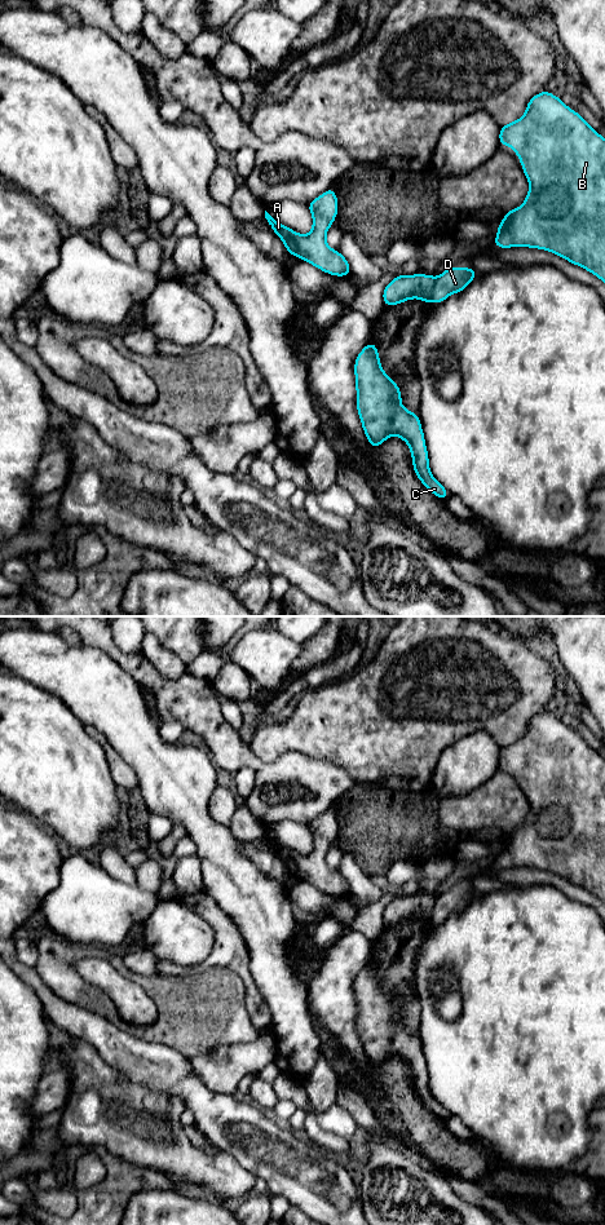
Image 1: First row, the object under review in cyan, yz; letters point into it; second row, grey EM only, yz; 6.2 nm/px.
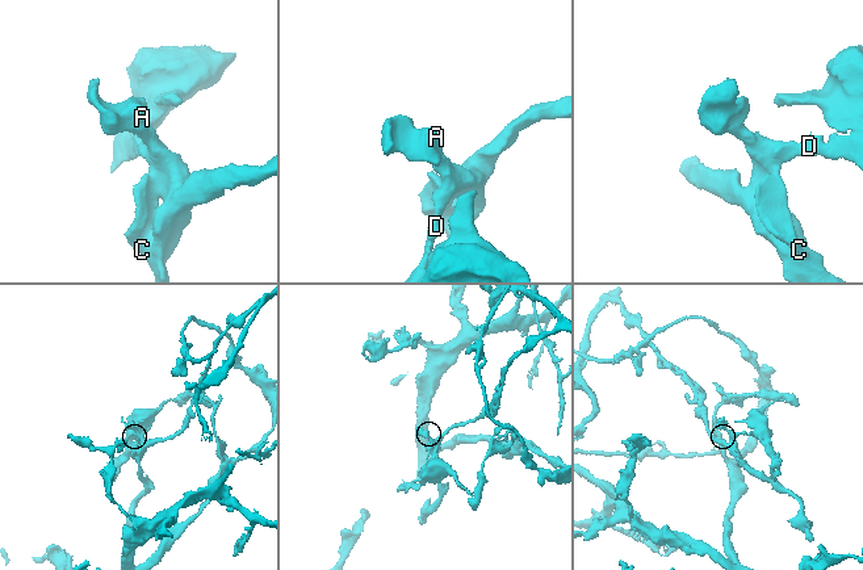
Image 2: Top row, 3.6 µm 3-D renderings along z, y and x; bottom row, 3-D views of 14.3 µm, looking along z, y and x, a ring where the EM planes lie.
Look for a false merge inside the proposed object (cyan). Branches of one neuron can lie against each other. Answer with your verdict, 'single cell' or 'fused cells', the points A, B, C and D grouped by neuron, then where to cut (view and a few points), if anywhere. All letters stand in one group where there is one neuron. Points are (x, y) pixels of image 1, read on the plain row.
fused cells; A C / B D; cut in yz along (436, 898), (431, 921)

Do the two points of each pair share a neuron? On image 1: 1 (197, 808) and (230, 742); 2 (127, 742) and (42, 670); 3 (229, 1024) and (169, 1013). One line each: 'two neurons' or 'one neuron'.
1: two neurons
2: one neuron
3: one neuron

